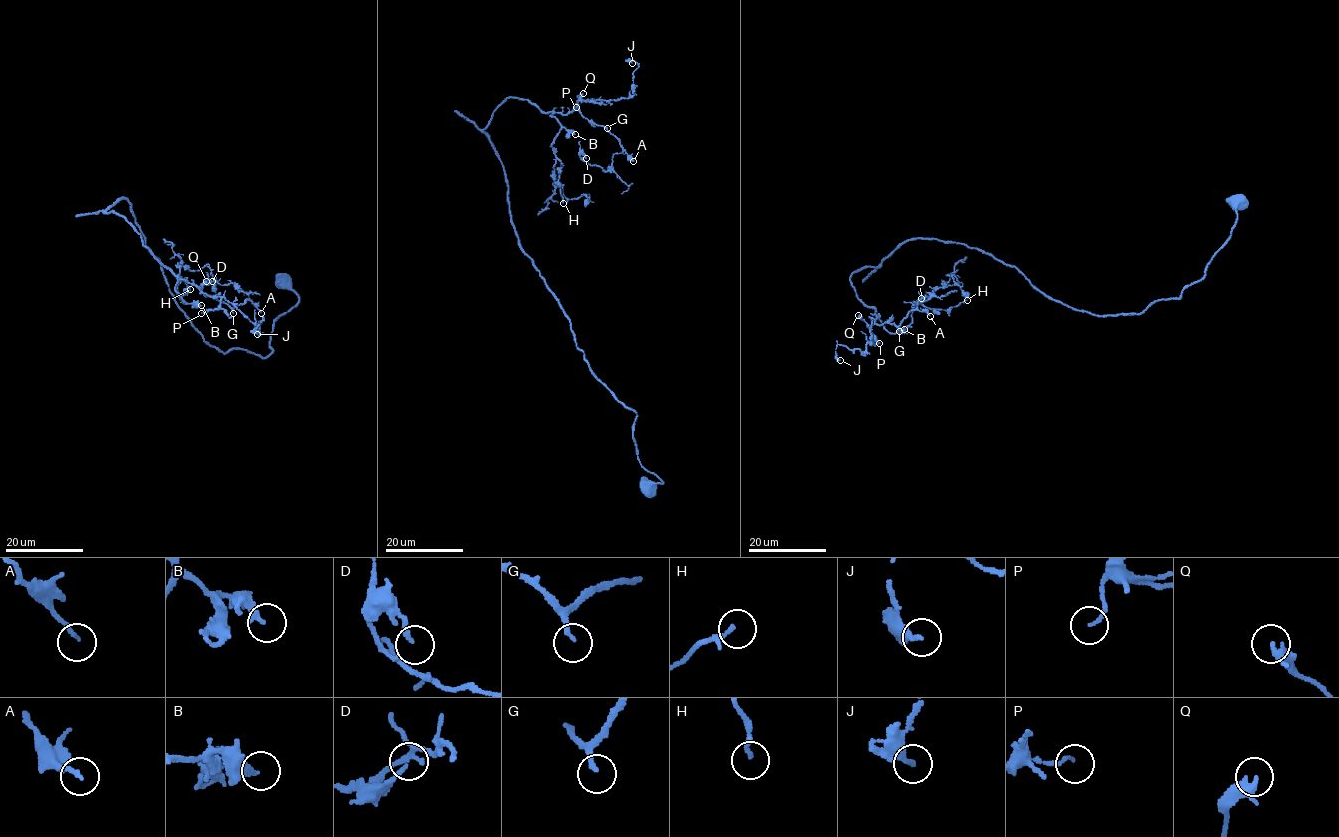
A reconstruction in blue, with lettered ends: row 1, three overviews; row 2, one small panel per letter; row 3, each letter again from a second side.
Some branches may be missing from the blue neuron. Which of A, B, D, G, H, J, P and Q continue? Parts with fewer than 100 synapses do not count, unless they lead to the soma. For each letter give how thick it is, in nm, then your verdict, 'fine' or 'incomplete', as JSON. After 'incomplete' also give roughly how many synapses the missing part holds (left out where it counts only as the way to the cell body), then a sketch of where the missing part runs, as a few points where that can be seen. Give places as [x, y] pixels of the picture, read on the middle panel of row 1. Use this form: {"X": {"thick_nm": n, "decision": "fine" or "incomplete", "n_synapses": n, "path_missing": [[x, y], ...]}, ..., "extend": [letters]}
{"A": {"thick_nm": 150, "decision": "fine"}, "B": {"thick_nm": 280, "decision": "fine"}, "D": {"thick_nm": 150, "decision": "fine"}, "G": {"thick_nm": 150, "decision": "fine"}, "H": {"thick_nm": 150, "decision": "fine"}, "J": {"thick_nm": 200, "decision": "fine"}, "P": {"thick_nm": 110, "decision": "fine"}, "Q": {"thick_nm": 380, "decision": "fine"}, "extend": []}

